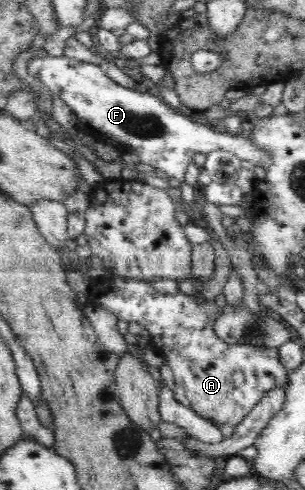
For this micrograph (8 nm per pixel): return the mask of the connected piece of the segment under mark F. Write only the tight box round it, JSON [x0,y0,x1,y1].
[28,56,274,180]

